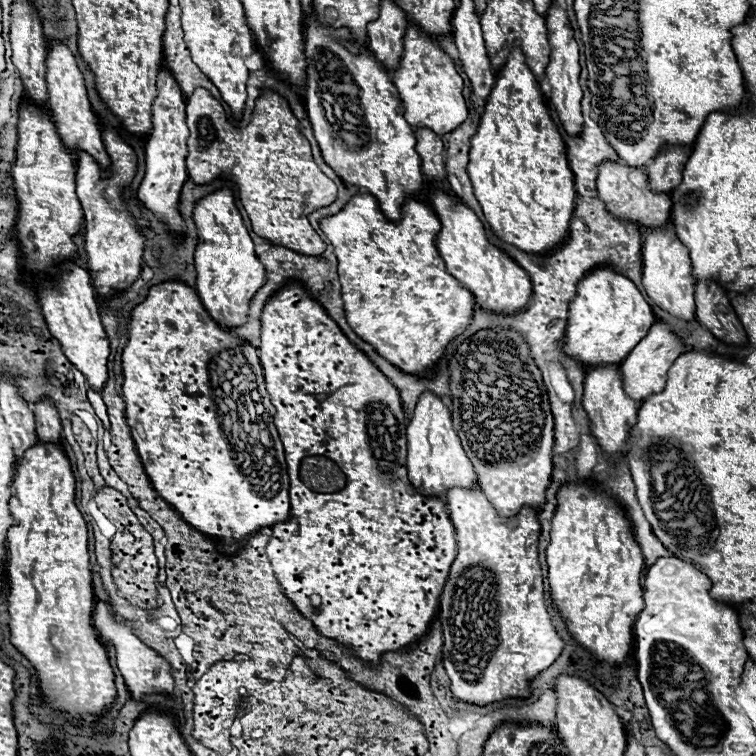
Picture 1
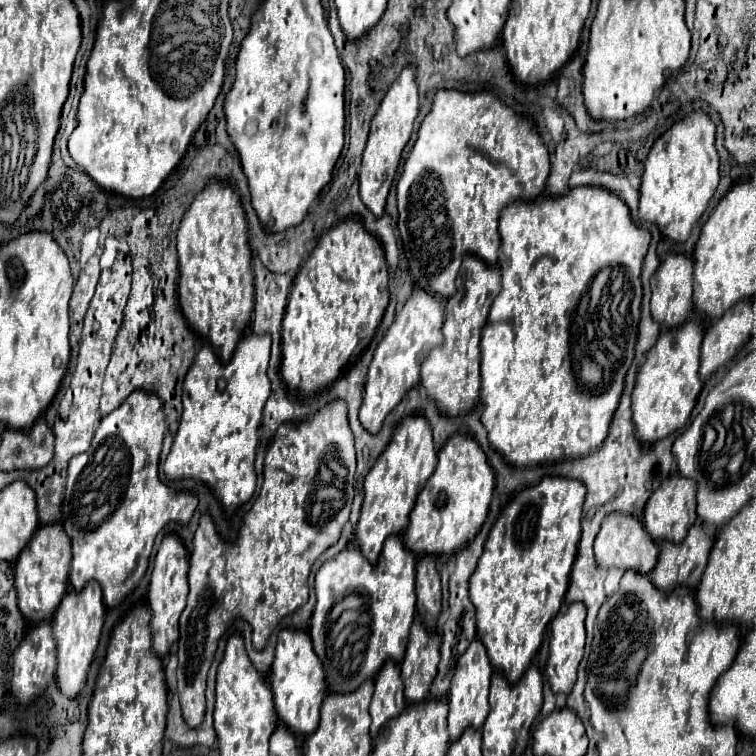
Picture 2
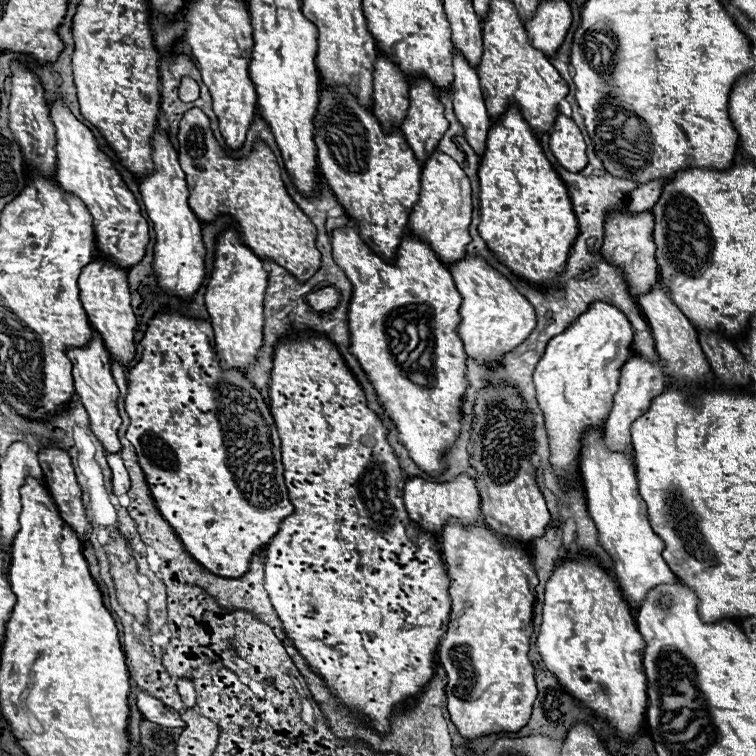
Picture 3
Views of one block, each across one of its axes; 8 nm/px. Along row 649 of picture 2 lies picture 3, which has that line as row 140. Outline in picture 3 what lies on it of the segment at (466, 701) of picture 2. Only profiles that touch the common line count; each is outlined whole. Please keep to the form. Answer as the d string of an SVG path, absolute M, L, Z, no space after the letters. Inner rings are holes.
M454 52L454 112L464 126L464 136L478 156L484 154L486 134L492 126L492 118L486 112L476 68L466 58Z

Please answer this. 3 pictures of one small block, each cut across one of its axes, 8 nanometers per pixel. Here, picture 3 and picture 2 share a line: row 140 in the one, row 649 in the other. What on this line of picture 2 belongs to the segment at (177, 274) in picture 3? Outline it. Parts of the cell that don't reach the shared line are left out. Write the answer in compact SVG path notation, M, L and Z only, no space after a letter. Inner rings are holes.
M170 534L162 540L156 560L154 560L154 570L148 586L148 606L152 612L150 628L152 628L152 650L156 656L166 656L170 652L170 646L180 638L178 632L178 618L186 606L186 596L188 596L188 558L186 558L186 548L180 542L178 536Z

